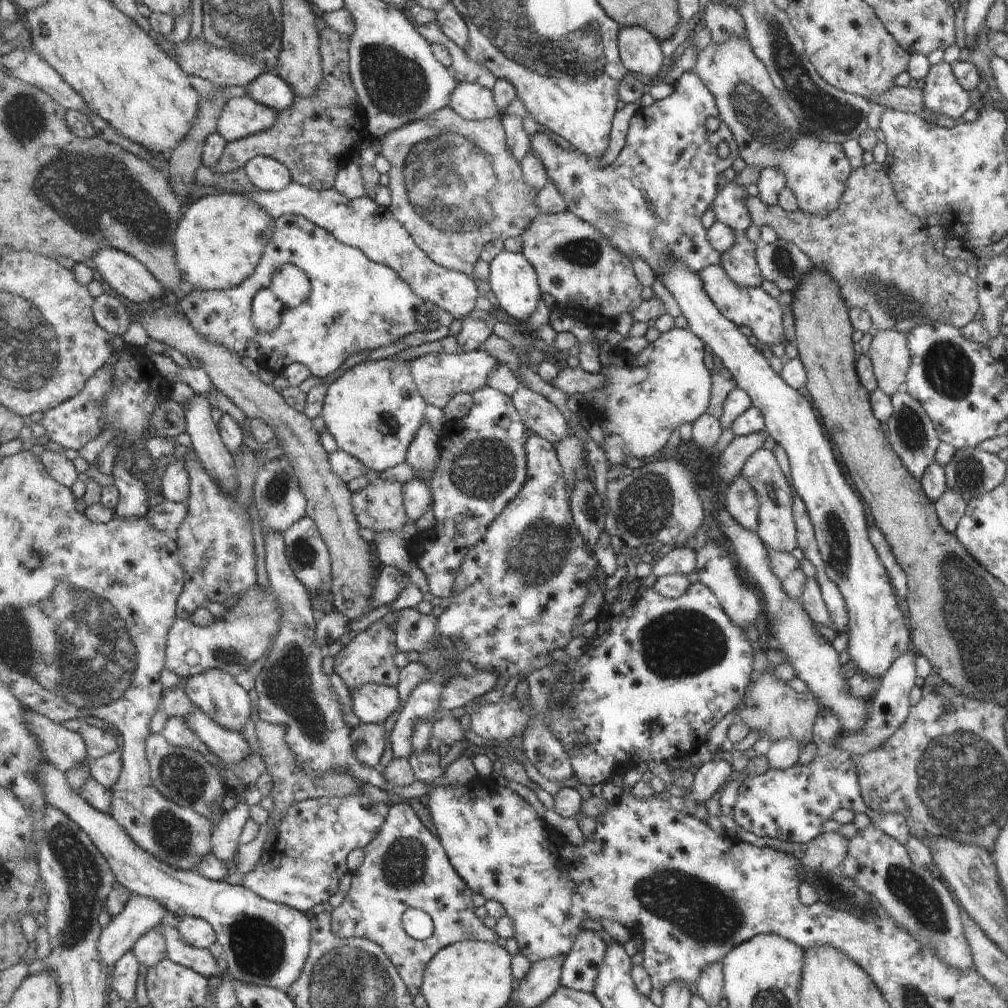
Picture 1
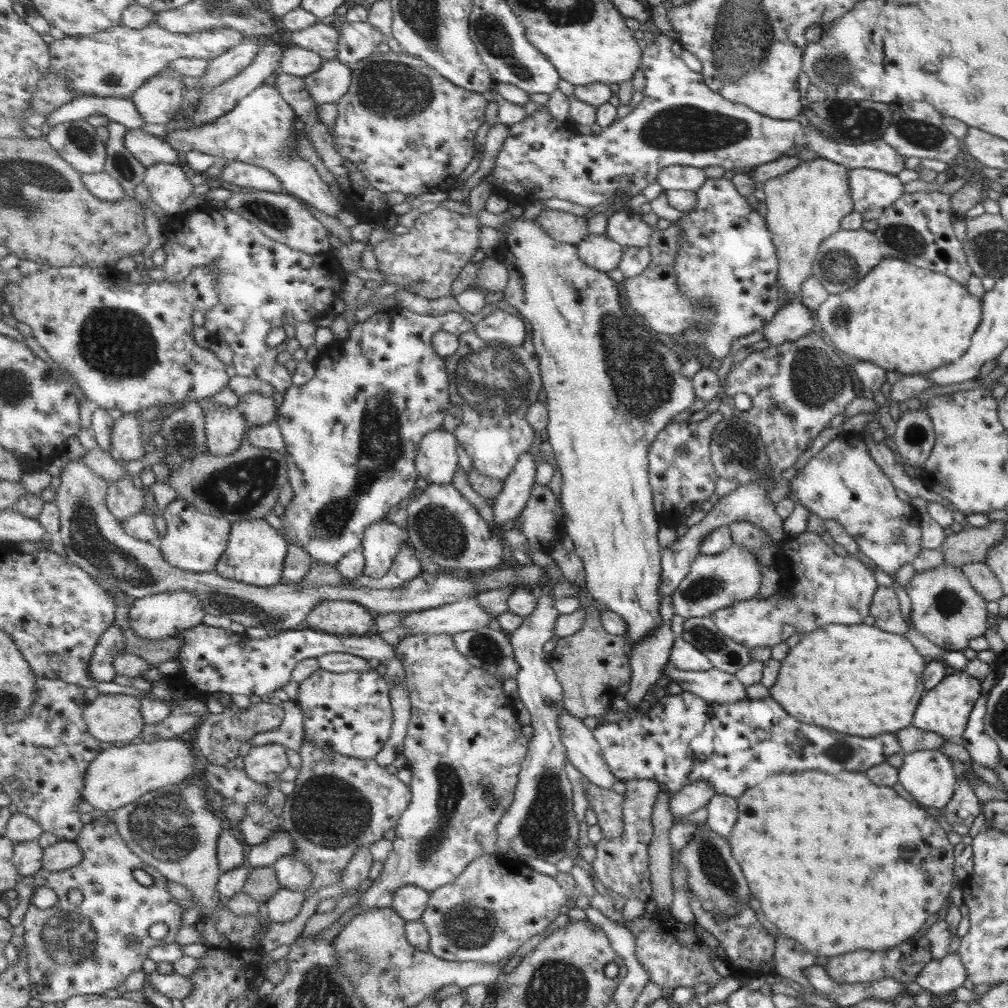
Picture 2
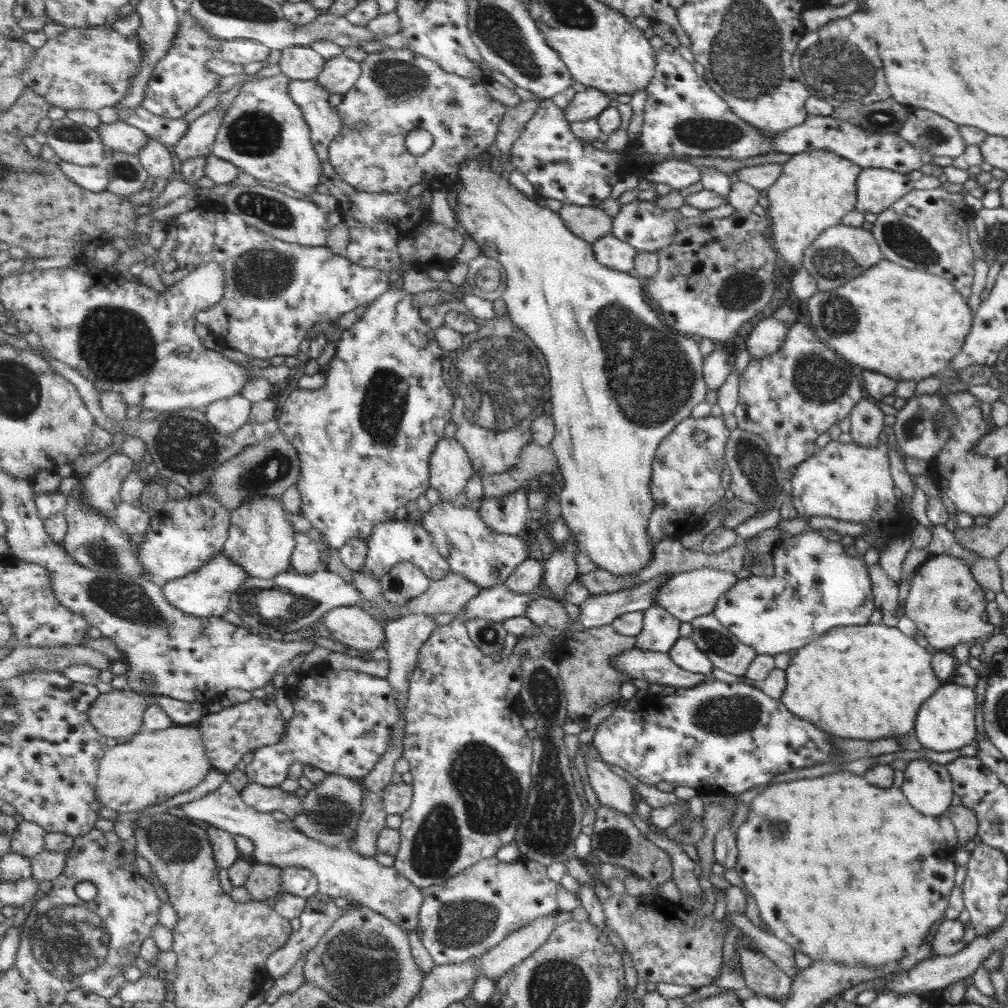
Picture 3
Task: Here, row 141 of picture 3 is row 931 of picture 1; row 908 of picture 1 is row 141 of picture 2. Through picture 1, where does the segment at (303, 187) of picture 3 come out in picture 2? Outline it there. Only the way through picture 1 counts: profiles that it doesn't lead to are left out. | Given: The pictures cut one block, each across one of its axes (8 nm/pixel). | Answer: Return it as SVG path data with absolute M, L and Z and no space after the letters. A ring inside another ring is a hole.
M271 80L242 98L233 110L215 121L199 127L191 126L187 131L177 129L164 138L182 156L186 152L199 151L216 158L225 158L227 161L245 162L266 168L279 177L288 193L336 218L339 212L346 210L339 205L339 196L331 192L330 184L313 164L299 155L294 155L298 140L294 128L295 116L294 108L283 98L275 82Z

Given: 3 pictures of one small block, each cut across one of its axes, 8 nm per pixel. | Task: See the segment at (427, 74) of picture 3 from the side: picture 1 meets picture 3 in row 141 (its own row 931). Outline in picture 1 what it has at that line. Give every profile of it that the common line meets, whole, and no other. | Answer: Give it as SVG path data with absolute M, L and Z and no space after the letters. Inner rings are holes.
M406 801L395 802L390 806L390 812L386 818L386 824L380 830L378 837L367 848L364 848L364 860L360 867L351 873L351 886L344 896L344 900L334 908L331 930L335 936L347 940L347 938L364 938L376 942L395 964L403 982L411 994L422 992L427 965L434 960L435 955L448 946L459 941L479 940L495 943L499 935L493 928L487 928L483 919L475 914L473 894L470 886L467 886L458 870L451 864L446 849L441 839L431 834L431 830L421 822L421 818L415 814ZM409 909L423 909L434 920L434 933L427 940L419 940L409 936L403 928L403 915Z

